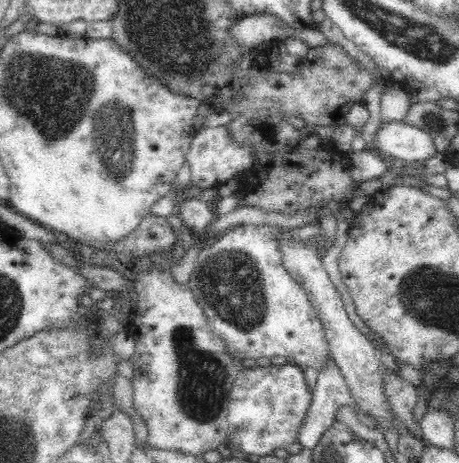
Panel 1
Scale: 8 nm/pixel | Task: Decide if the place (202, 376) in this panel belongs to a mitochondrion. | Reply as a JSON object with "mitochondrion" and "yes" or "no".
{"mitochondrion":"yes"}

